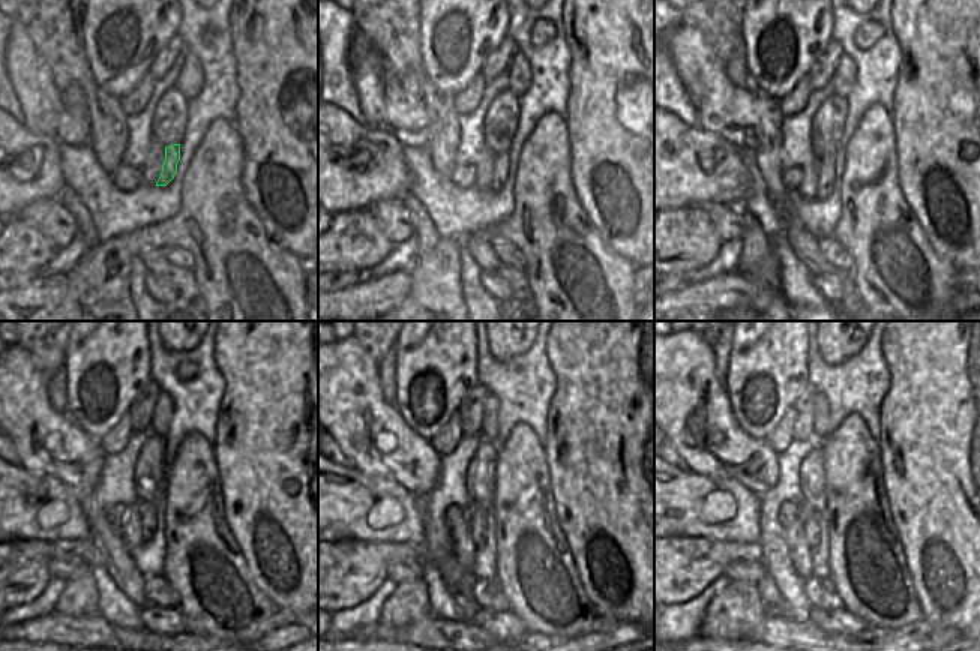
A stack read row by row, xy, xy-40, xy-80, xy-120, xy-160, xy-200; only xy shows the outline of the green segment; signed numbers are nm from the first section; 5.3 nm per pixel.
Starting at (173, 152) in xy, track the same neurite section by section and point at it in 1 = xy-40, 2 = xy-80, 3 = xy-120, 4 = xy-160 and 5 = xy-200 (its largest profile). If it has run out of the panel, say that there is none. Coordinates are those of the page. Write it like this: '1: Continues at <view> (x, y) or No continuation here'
1: Continues at xy-40 (503, 159)
2: Continues at xy-80 (827, 170)
3: Continues at xy-120 (152, 512)
4: Continues at xy-160 (482, 522)
5: Continues at xy-200 (812, 525).

